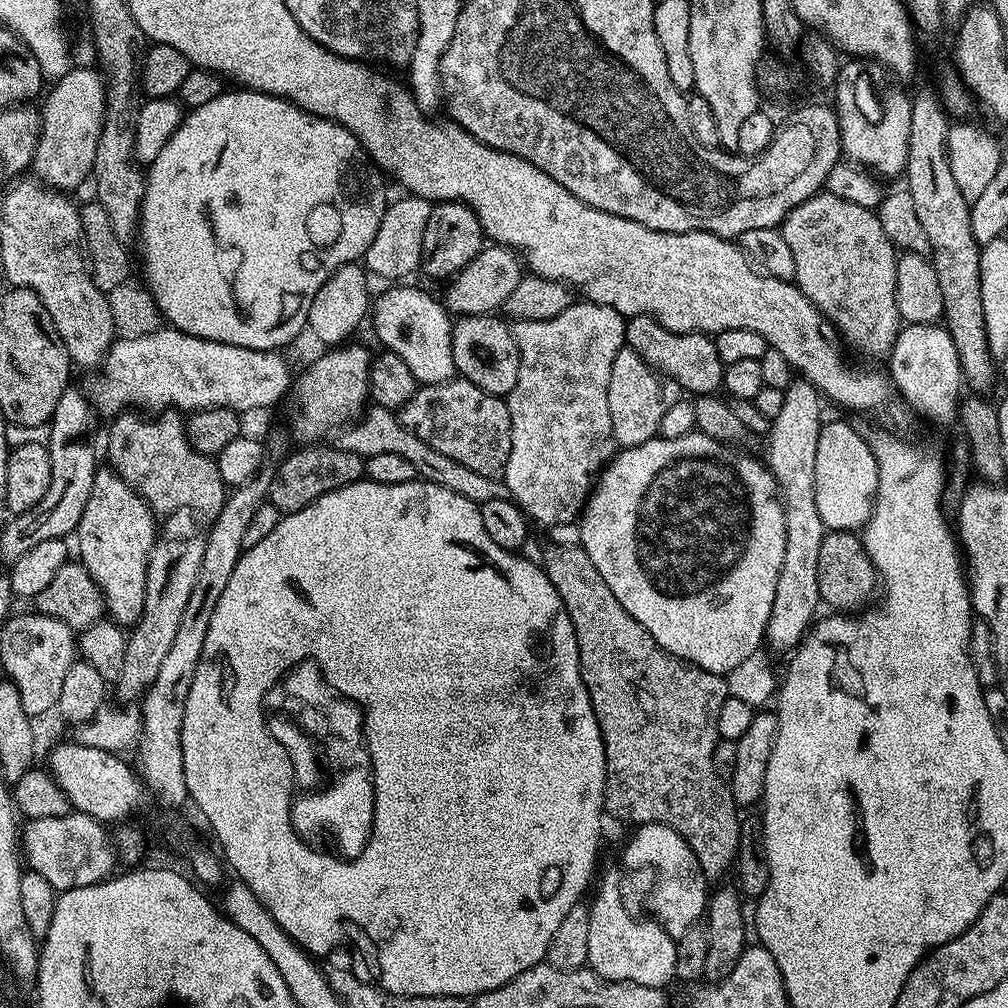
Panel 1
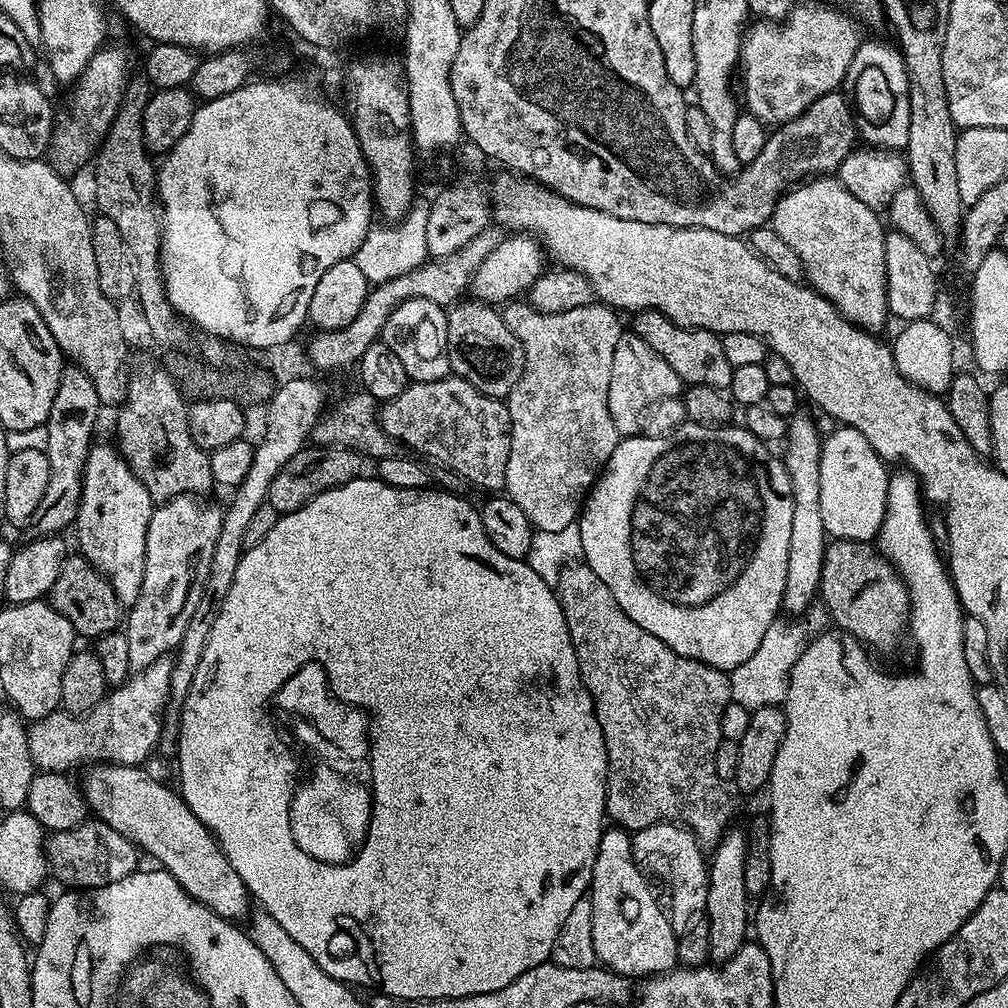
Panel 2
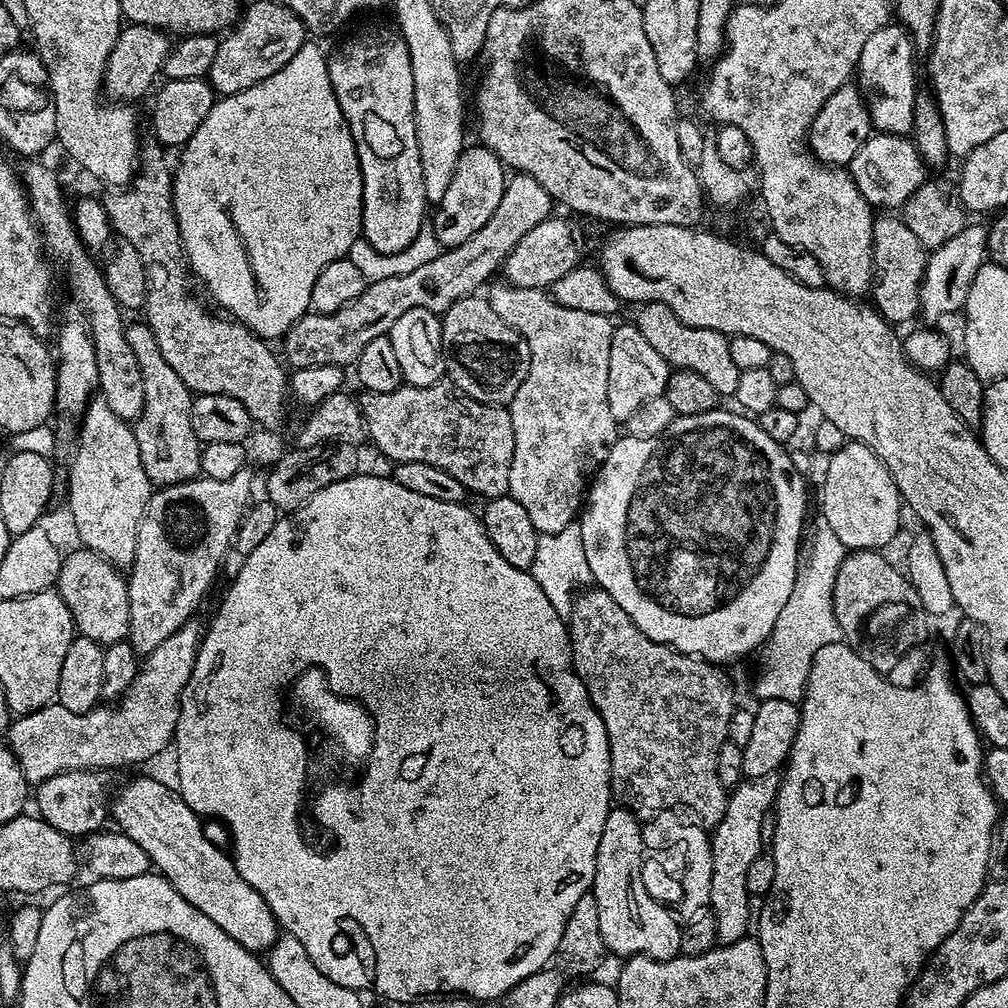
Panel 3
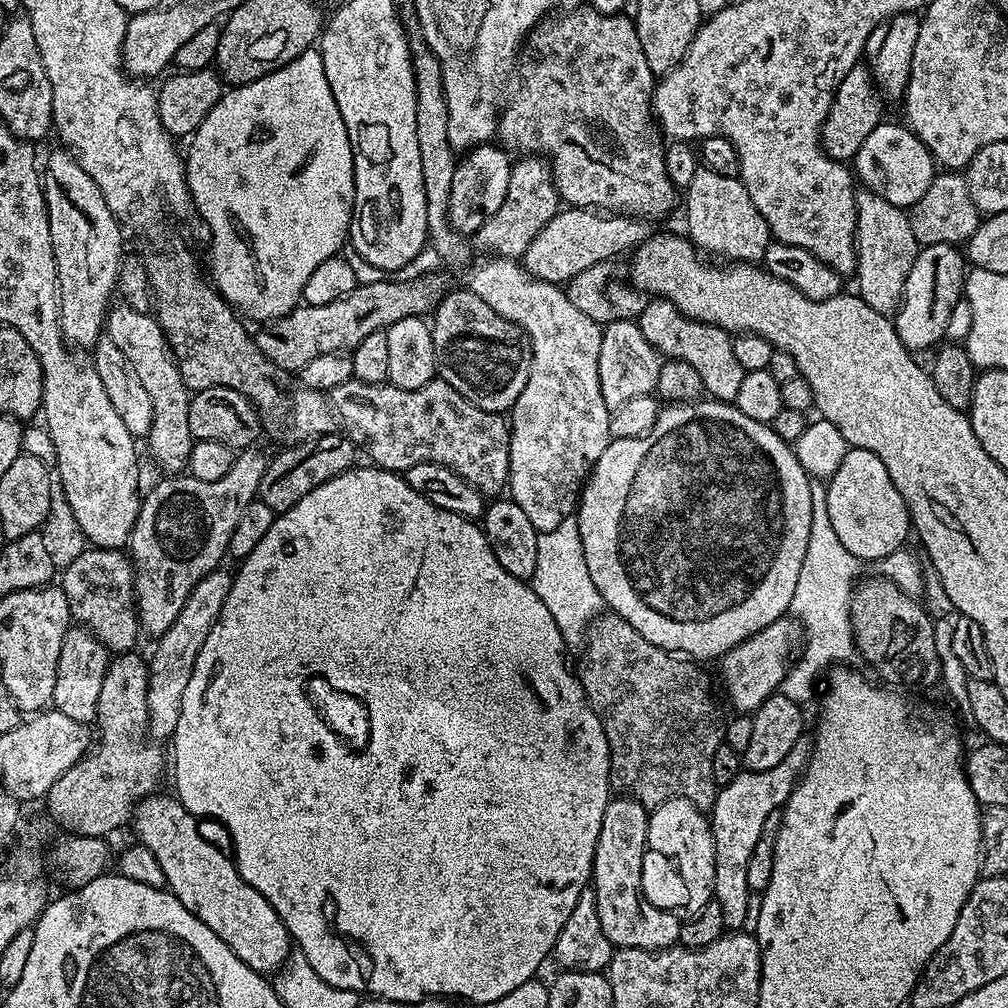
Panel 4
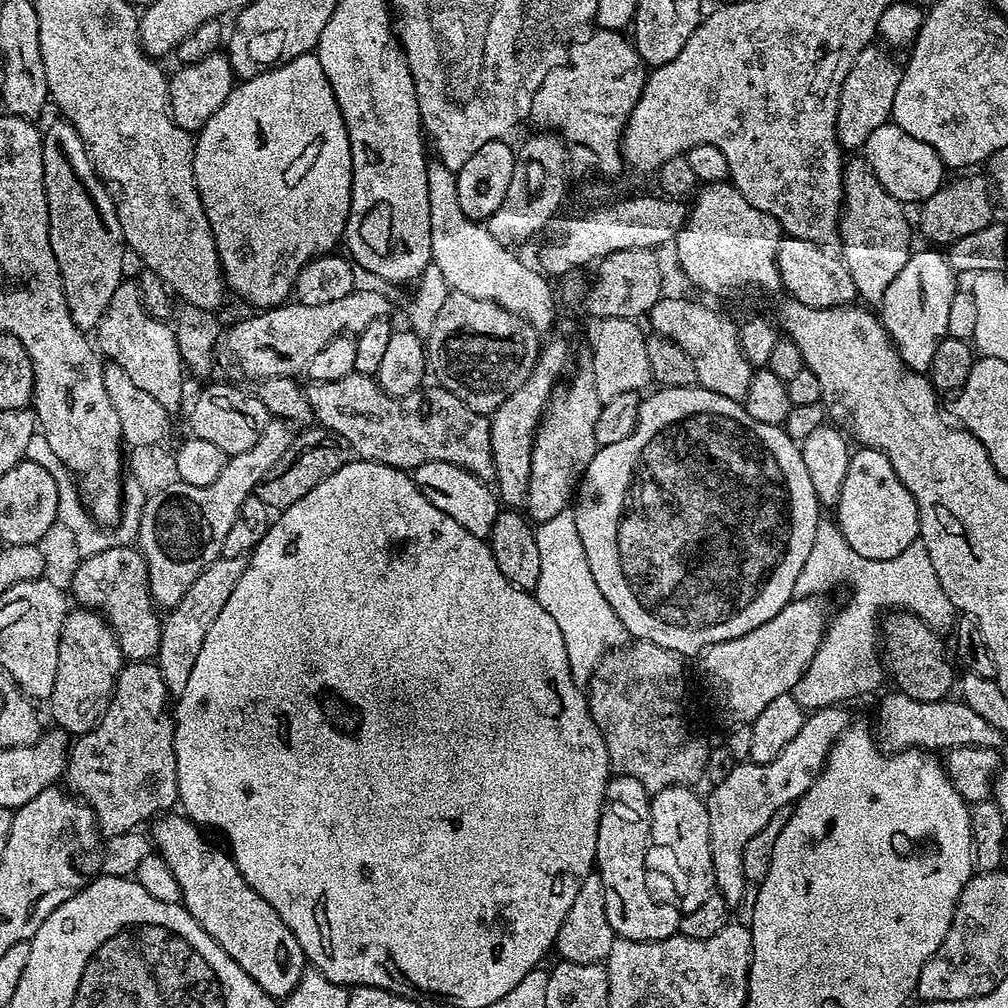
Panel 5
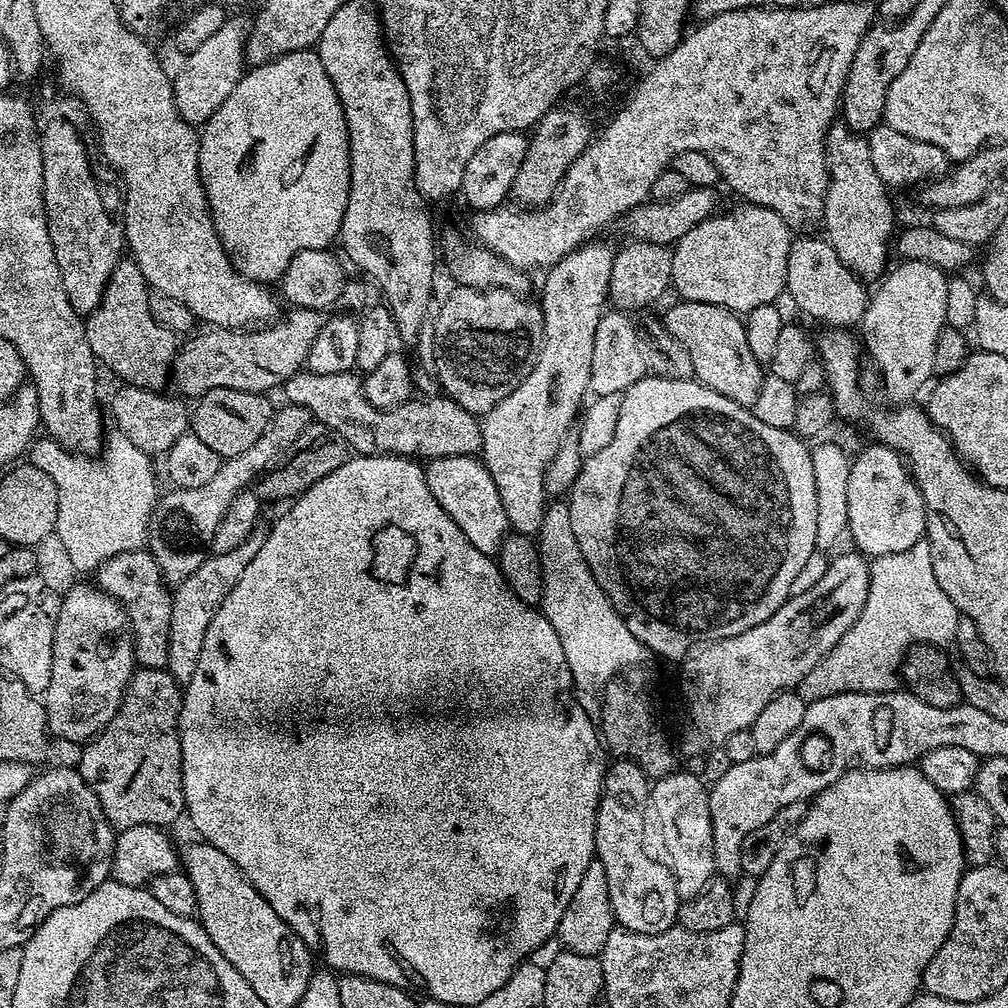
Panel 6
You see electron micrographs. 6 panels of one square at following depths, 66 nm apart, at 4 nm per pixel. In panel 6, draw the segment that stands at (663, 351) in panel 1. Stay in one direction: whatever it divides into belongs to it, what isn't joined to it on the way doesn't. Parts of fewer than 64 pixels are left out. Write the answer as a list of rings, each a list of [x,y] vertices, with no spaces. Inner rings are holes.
[[[677,299],[675,303],[662,312],[664,328],[670,330],[670,334],[674,334],[674,338],[678,338],[678,342],[682,342],[686,354],[690,354],[695,379],[699,383],[705,384],[710,390],[722,394],[722,398],[730,398],[730,402],[738,402],[742,407],[751,409],[754,398],[758,398],[758,390],[762,390],[762,382],[766,372],[758,362],[758,358],[754,358],[754,353],[746,343],[743,319],[729,308],[714,306],[706,302]]]

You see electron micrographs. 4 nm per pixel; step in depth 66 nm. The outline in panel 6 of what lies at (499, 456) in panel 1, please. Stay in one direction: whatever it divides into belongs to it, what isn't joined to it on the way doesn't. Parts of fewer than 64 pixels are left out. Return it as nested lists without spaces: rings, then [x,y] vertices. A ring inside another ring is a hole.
[[[301,370],[282,386],[284,400],[310,410],[313,421],[346,438],[349,449],[362,456],[424,456],[425,461],[451,456],[476,456],[482,446],[481,421],[446,394],[429,400],[413,398],[397,408],[376,408],[366,398],[361,377],[355,371],[314,374]]]

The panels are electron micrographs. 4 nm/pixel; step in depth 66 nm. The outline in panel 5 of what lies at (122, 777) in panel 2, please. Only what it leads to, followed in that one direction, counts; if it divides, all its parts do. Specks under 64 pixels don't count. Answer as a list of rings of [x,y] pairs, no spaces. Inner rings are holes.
[[[176,814],[161,815],[151,825],[153,828],[152,832],[150,831],[150,839],[155,851],[166,862],[166,866],[170,866],[174,878],[178,878],[184,909],[196,919],[202,930],[206,930],[206,934],[210,934],[210,938],[214,938],[214,942],[218,942],[218,946],[222,946],[222,950],[226,950],[230,958],[234,958],[234,962],[238,962],[238,966],[242,966],[242,970],[246,970],[246,974],[250,974],[250,978],[254,978],[254,982],[258,982],[258,986],[262,986],[262,990],[266,990],[266,994],[285,998],[298,986],[306,971],[304,951],[302,946],[298,946],[298,938],[294,938],[286,922],[278,918],[274,906],[270,906],[270,902],[266,902],[266,898],[259,896],[246,882],[246,878],[242,878],[238,866],[223,847],[215,848],[203,836],[205,833],[187,816],[172,815]]]

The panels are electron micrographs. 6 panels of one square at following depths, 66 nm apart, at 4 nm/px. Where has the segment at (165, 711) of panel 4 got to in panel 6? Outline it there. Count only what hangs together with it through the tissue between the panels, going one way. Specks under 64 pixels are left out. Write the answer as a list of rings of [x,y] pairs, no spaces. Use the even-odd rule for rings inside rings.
[[[258,526],[242,542],[242,546],[229,550],[226,554],[212,554],[190,574],[182,583],[175,585],[172,592],[172,610],[170,612],[170,671],[177,684],[186,686],[190,678],[194,678],[194,670],[198,670],[198,657],[202,654],[202,642],[206,642],[206,630],[210,622],[214,622],[214,614],[222,606],[226,594],[234,590],[234,582],[242,578],[242,570],[250,566],[254,554],[262,550],[262,542],[266,535],[265,529]]]

